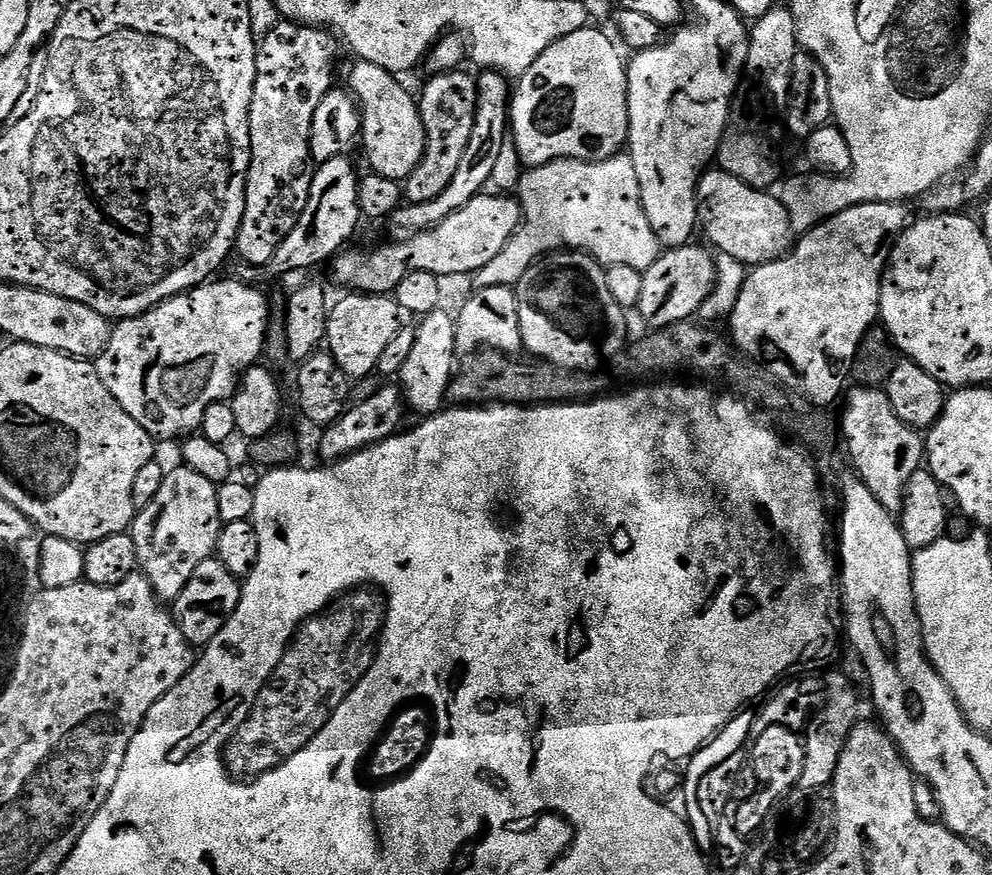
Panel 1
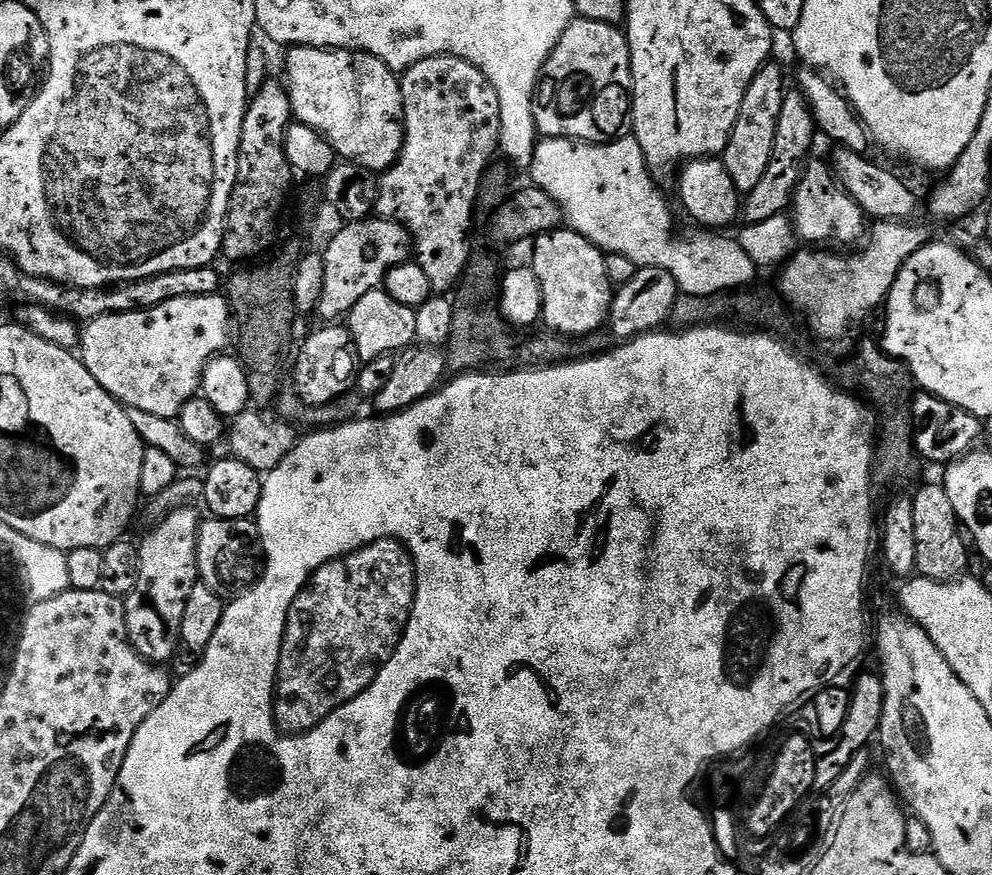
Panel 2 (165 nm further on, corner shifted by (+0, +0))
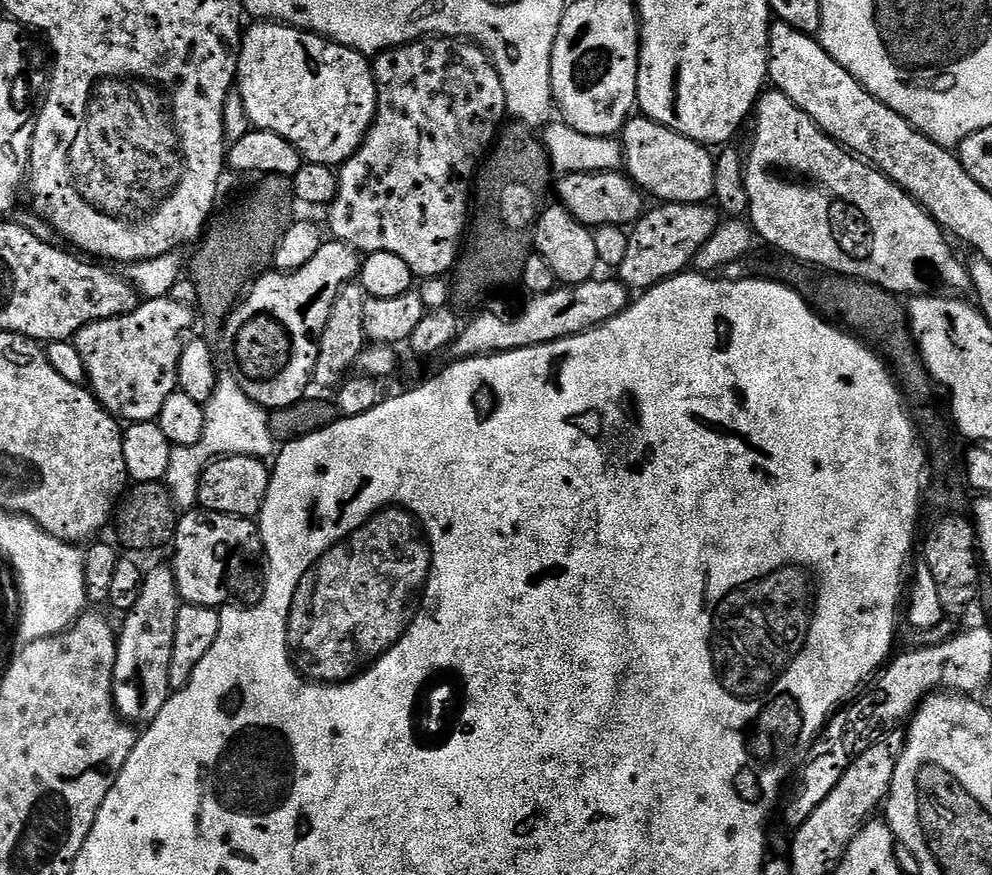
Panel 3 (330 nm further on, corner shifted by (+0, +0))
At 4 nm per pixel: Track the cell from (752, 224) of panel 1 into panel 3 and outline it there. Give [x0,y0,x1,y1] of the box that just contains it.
[622,118,716,204]

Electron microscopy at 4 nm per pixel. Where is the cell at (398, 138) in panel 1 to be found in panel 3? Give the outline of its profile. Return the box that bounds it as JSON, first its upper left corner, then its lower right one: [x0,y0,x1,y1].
[236,22,380,166]

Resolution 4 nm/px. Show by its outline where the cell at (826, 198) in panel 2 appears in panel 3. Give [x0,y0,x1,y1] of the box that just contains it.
[744,91,972,298]

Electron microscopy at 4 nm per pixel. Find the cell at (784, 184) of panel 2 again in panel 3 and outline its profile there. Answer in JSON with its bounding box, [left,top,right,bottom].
[618,202,722,290]

